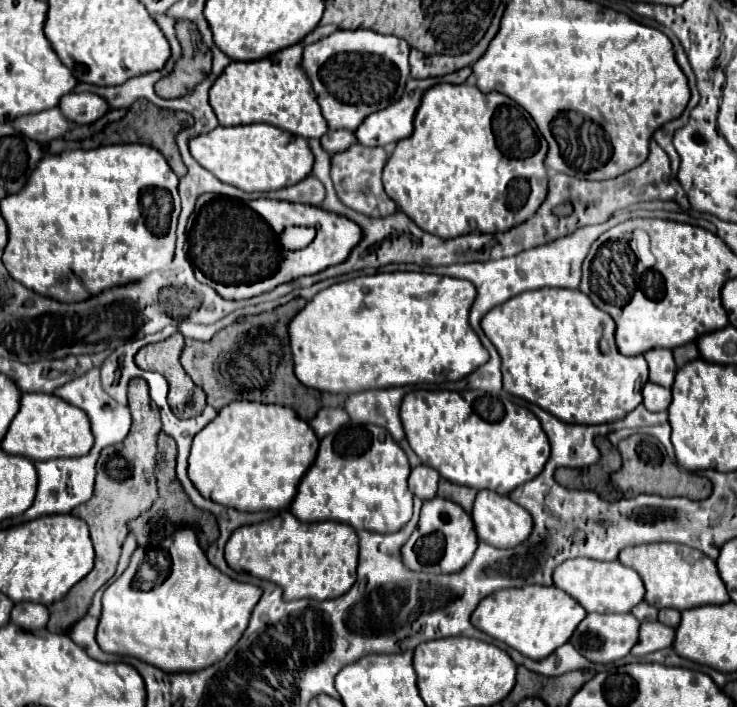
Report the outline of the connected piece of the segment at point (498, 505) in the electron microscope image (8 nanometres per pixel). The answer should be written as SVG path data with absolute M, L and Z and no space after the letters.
M478 491L476 501L474 501L474 511L472 511L472 521L474 521L474 529L478 533L478 537L492 545L492 547L500 547L500 549L510 549L516 547L520 543L524 543L530 533L532 533L532 515L520 507L518 503L514 503L510 497L494 493L494 491Z

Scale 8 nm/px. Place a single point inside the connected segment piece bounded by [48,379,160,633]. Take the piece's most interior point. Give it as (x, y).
(125, 484)

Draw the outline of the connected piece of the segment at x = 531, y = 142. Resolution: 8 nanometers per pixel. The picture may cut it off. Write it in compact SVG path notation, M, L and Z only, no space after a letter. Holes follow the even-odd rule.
M434 85L424 95L424 101L416 113L414 133L406 141L398 141L384 167L382 181L388 197L394 199L398 209L420 225L420 229L440 239L454 239L468 233L502 233L528 221L548 195L548 169L544 165L548 145L528 111L520 109L522 107L510 97L496 91L486 95L476 85ZM520 113L530 119L530 123L524 123L524 127L518 125ZM518 127L522 129L526 159L510 155L510 151L520 151Z

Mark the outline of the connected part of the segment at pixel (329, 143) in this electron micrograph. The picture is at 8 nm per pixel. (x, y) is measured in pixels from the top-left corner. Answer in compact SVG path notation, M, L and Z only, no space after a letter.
M340 129L340 131L328 131L324 135L324 139L320 139L320 141L322 141L324 149L334 155L334 153L348 149L352 143L356 143L356 135L348 129Z

